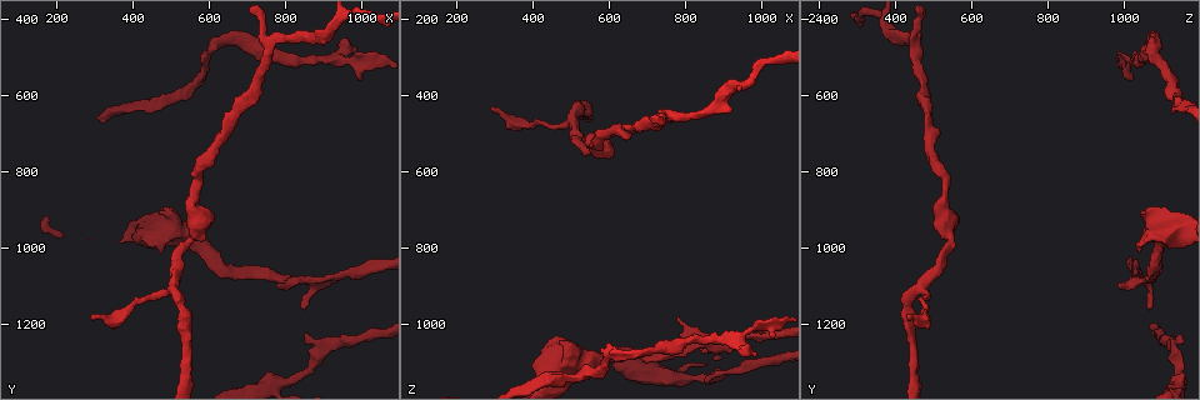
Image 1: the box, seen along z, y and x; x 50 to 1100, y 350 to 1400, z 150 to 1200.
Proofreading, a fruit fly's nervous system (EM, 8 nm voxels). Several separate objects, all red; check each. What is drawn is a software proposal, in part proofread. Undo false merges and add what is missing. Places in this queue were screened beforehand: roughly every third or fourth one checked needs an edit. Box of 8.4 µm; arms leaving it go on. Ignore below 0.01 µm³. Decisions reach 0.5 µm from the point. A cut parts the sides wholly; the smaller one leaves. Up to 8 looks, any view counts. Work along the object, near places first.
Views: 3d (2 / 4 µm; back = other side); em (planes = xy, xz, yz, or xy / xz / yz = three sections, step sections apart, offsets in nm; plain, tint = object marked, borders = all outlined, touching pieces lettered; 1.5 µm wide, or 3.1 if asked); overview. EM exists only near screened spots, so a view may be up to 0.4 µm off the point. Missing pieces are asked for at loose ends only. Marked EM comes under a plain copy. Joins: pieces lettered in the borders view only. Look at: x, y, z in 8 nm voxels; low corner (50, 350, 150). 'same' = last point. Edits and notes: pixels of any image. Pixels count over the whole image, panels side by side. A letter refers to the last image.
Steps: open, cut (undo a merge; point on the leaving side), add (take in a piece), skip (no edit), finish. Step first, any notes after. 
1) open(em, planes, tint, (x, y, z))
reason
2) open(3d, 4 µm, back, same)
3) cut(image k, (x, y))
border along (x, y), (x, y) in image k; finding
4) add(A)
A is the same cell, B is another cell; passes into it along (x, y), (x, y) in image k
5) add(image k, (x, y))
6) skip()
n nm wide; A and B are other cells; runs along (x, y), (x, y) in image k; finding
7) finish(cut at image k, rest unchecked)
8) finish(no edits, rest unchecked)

open(em, planes, borders, (295, 1185, 440))
tapers out

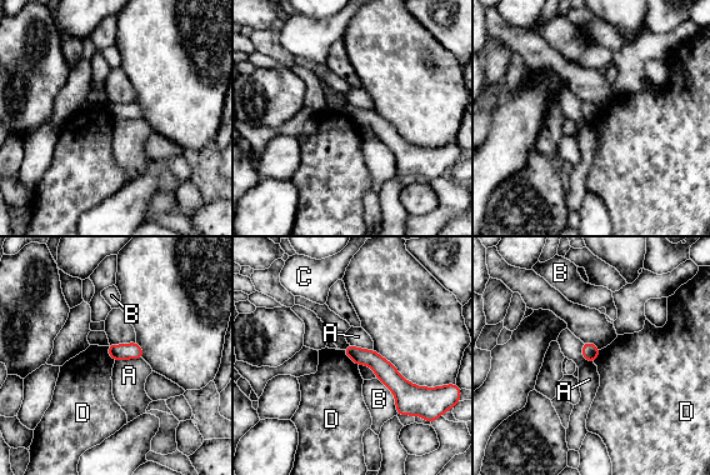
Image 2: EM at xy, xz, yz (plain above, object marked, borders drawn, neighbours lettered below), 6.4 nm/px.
skip()
A, B, C and D are other cells; border along (341, 350), (358, 365) in image 2; none of them fits

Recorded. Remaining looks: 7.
open(em, planes, borders, (780, 1100, 985))
branch stops here

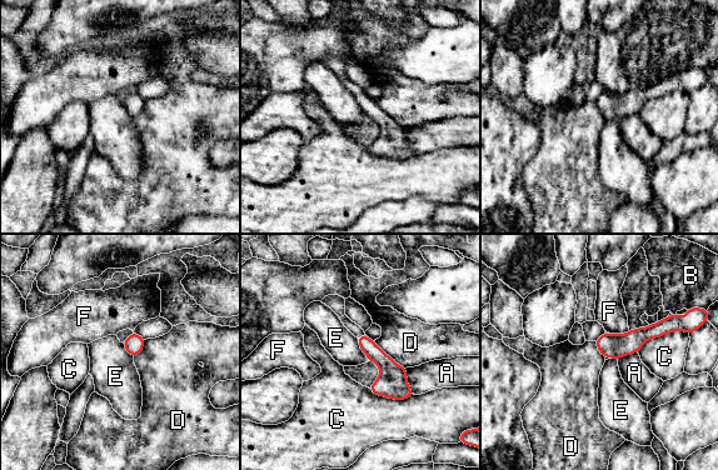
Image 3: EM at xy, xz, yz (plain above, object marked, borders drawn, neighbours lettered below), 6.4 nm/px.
skip()
A, B, C, D, E and F are other cells; border along (355, 338), (360, 349), (370, 360) in image 3; none of them fits

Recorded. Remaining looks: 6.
open(3d, 4 µm, (920, 505, 1035))
branch point

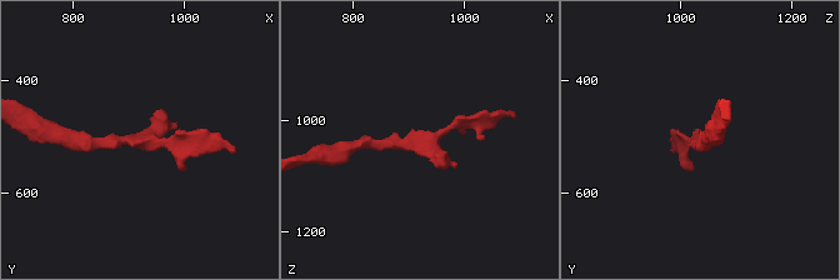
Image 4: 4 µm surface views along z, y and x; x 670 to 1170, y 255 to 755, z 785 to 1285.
open(em, xy, step 8, tint, (920, 510, 1045))
shape alone is not enough

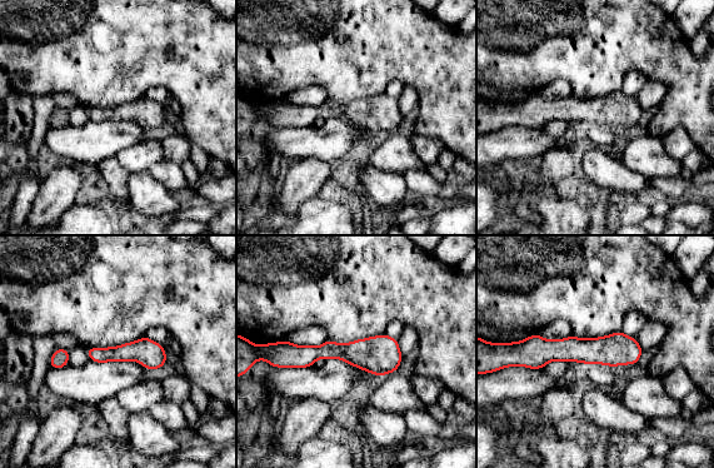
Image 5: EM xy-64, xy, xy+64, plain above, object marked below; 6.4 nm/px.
open(em, planes, borders, same)
cut it another way

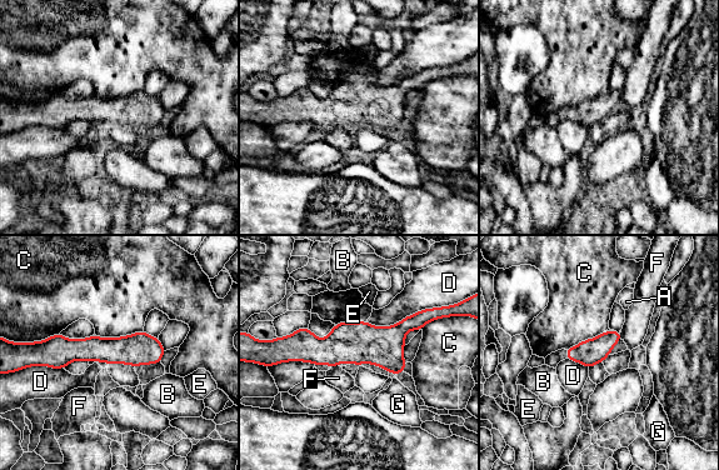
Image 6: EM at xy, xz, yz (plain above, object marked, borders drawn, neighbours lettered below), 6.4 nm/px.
skip()
A, B, C, D, E, F and G are other cells; continuous, no second neuron

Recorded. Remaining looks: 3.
finish(no edits, rest unchecked)

